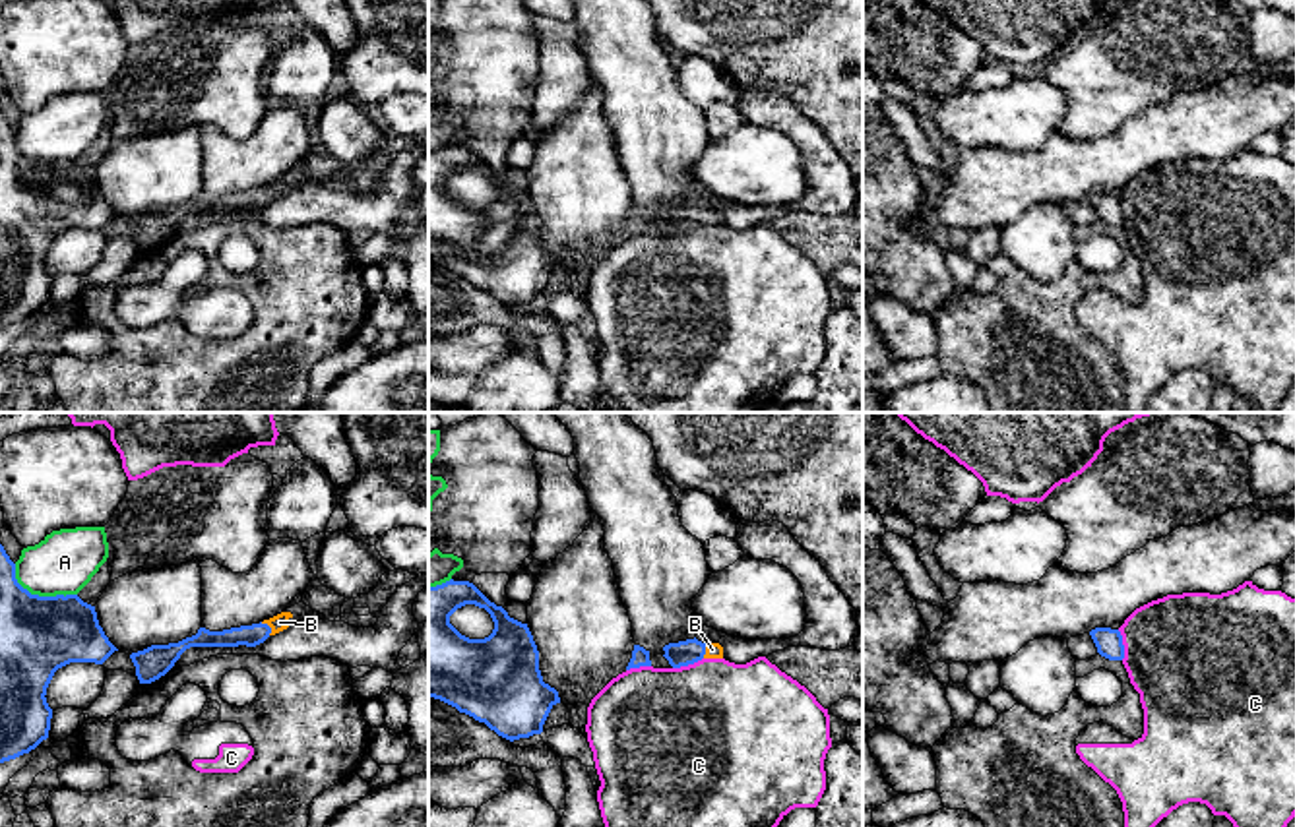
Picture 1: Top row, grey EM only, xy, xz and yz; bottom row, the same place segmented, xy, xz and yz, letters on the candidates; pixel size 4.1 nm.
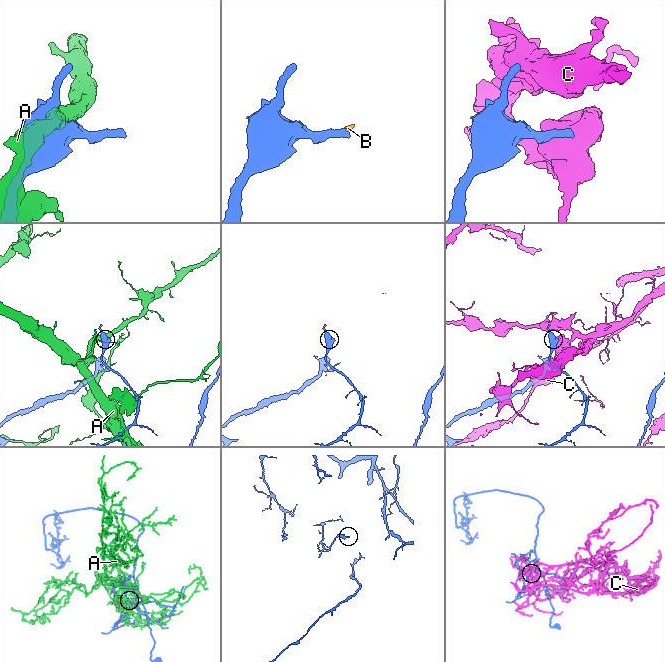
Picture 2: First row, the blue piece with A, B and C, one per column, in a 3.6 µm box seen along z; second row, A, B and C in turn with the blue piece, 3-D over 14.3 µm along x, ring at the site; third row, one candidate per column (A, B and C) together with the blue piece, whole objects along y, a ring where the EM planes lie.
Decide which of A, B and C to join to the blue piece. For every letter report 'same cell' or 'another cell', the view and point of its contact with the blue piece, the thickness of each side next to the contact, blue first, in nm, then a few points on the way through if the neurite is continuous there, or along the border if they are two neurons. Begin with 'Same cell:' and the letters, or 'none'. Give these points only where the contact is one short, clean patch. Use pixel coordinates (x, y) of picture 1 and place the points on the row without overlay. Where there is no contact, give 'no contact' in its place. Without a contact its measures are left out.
Same cell: B
A: another cell; contact xy (37, 161); calibres 320 and 260 nm
B: same cell; contact xy (268, 192); calibres 90 and 70 nm; way xy (251, 202), (268, 192), (280, 188)
C: another cell; contact xz (687, 231); calibres 110 and 500 nm

